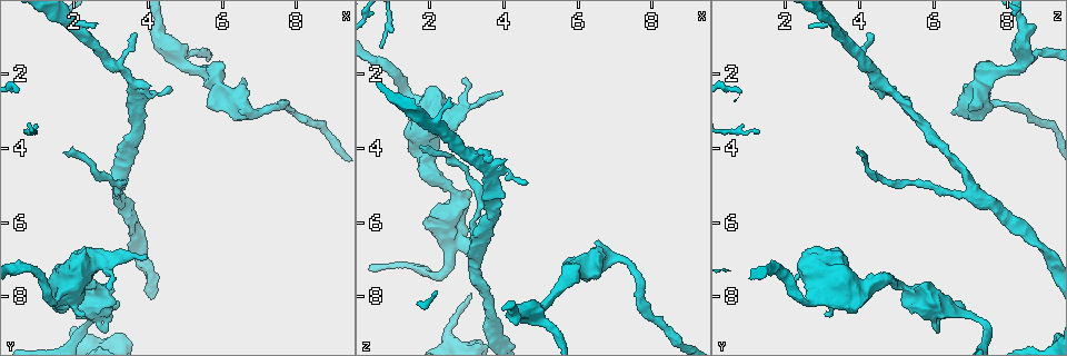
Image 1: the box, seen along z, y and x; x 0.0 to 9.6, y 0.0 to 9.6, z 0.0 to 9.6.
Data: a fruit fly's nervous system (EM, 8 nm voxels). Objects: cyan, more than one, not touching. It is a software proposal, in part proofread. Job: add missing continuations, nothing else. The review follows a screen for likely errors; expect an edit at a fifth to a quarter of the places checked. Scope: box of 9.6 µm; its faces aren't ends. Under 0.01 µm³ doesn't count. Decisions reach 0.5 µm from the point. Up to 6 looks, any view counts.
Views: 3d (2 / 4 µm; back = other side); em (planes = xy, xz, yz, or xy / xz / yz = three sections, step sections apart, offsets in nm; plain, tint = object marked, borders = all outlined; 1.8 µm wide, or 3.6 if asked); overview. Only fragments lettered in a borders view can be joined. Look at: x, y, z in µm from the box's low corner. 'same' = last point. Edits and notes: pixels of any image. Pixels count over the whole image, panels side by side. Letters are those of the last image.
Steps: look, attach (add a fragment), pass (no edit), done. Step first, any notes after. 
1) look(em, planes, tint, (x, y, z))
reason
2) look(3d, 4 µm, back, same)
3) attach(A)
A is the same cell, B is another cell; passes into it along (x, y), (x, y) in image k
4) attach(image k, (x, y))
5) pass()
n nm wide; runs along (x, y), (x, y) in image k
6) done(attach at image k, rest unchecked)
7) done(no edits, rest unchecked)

look(3d, 2 µm, (2.55, 0.70, 2.65))
an open end

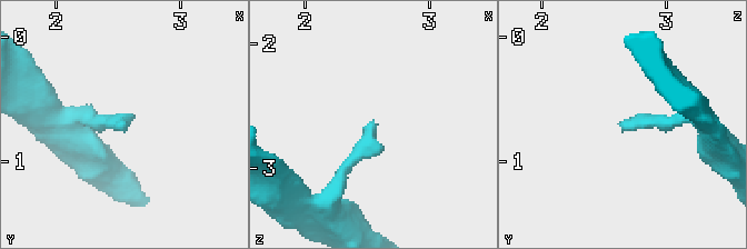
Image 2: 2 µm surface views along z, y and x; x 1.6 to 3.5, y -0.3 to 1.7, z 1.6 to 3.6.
look(em, planes, borders, (2.56, 0.70, 2.60))
now the EM

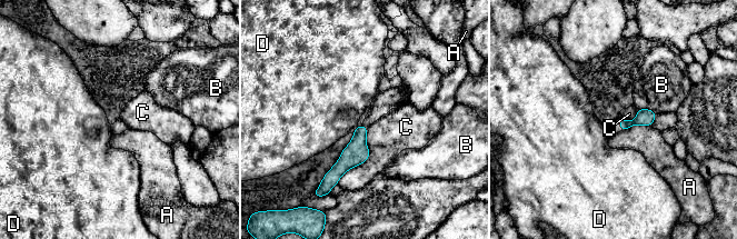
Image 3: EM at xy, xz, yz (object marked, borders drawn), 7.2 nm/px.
pass()
A, B, C and D are other cells; border along (368, 129), (369, 156), (337, 183) in image 3; no lettered fragment goes on from it

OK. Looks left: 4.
look(em, yz, step 8, borders, (4.00, 2.35, 4.35))
branch stops here

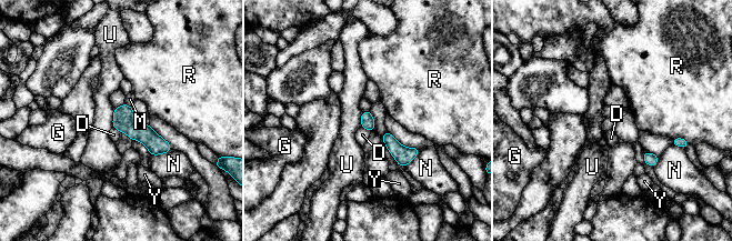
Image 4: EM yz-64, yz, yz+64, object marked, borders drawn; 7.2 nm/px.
look(em, planes, borders, same)
cut it another way

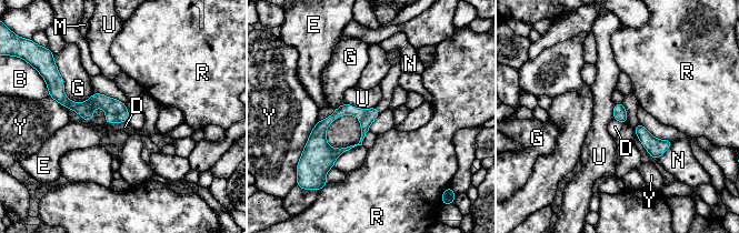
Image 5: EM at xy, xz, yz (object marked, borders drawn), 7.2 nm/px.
pass()
B, D, E, G, M, N, R, U and Y are other cells; no lettered fragment goes on from it

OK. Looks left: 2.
look(3d, 2 µm, (3.95, 7.00, 2.45))

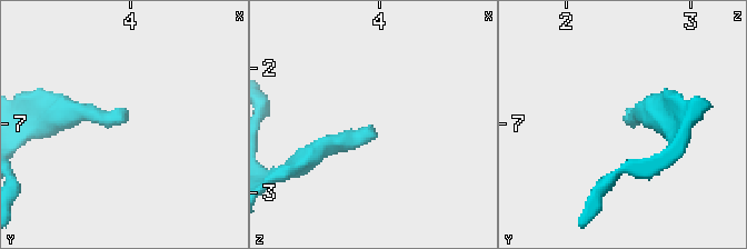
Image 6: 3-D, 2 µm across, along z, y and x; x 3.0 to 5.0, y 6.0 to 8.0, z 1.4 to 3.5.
look(em, planes, borders, (3.96, 6.96, 2.48))

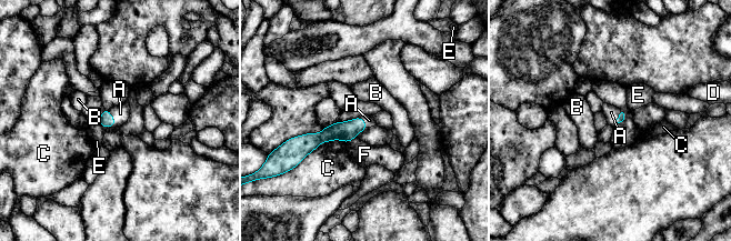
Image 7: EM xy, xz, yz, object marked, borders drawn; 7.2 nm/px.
attach(A)
A is the same cell, B, C, D, E and F are other cells; passes into it along (107, 120), (112, 118), (120, 113) in image 7; it goes on there

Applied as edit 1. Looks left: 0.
done(attach at image 7, rest unchecked)

